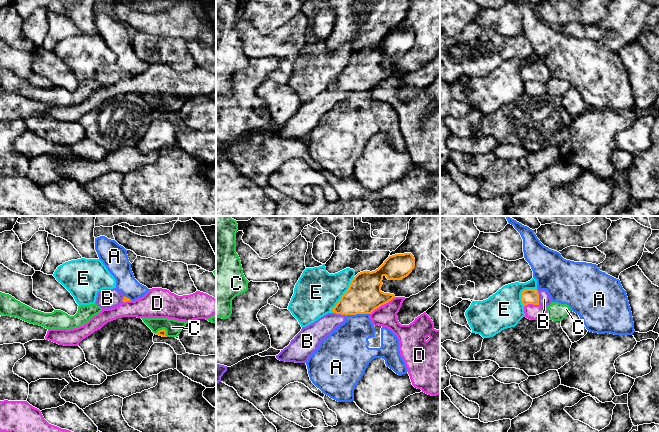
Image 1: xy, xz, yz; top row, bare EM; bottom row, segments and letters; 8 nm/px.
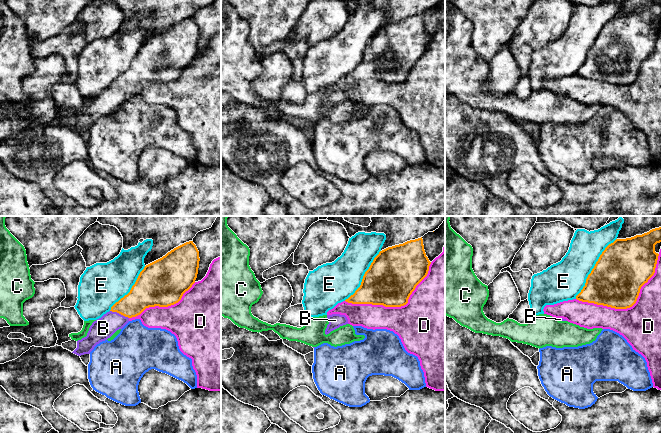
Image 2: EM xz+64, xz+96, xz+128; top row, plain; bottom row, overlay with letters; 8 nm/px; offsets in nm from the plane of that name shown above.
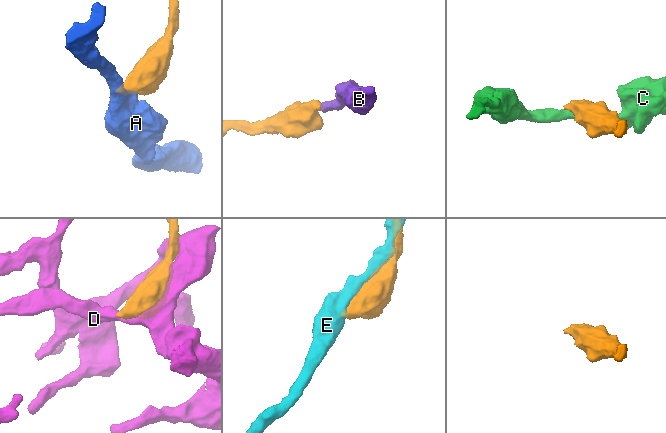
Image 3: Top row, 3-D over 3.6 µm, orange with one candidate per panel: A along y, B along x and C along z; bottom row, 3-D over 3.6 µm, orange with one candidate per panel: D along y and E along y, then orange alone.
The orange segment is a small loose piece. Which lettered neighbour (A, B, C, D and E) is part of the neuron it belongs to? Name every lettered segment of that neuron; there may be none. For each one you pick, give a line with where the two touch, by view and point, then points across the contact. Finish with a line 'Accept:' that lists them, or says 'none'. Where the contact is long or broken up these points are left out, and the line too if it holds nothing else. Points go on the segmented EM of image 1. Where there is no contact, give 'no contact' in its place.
B: meets orange in yz at (538, 297); runs through yz (529, 296), (538, 297), (544, 299)
Accept: B

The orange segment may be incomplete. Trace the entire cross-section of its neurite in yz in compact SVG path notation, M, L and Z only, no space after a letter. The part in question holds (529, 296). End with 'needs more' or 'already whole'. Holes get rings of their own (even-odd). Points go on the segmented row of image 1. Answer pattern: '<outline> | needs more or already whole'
M526 289L521 293L523 306L528 304L541 305L547 307L551 304L551 298L546 290Z | needs more

